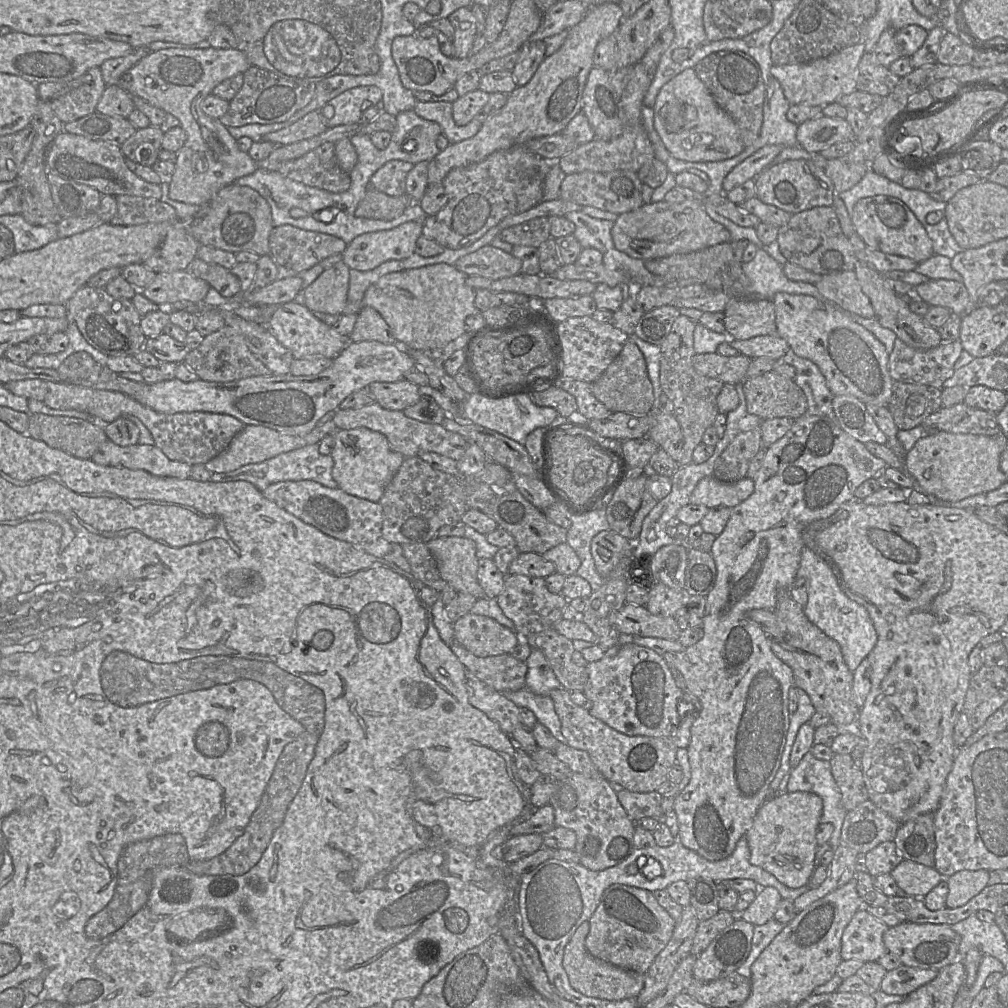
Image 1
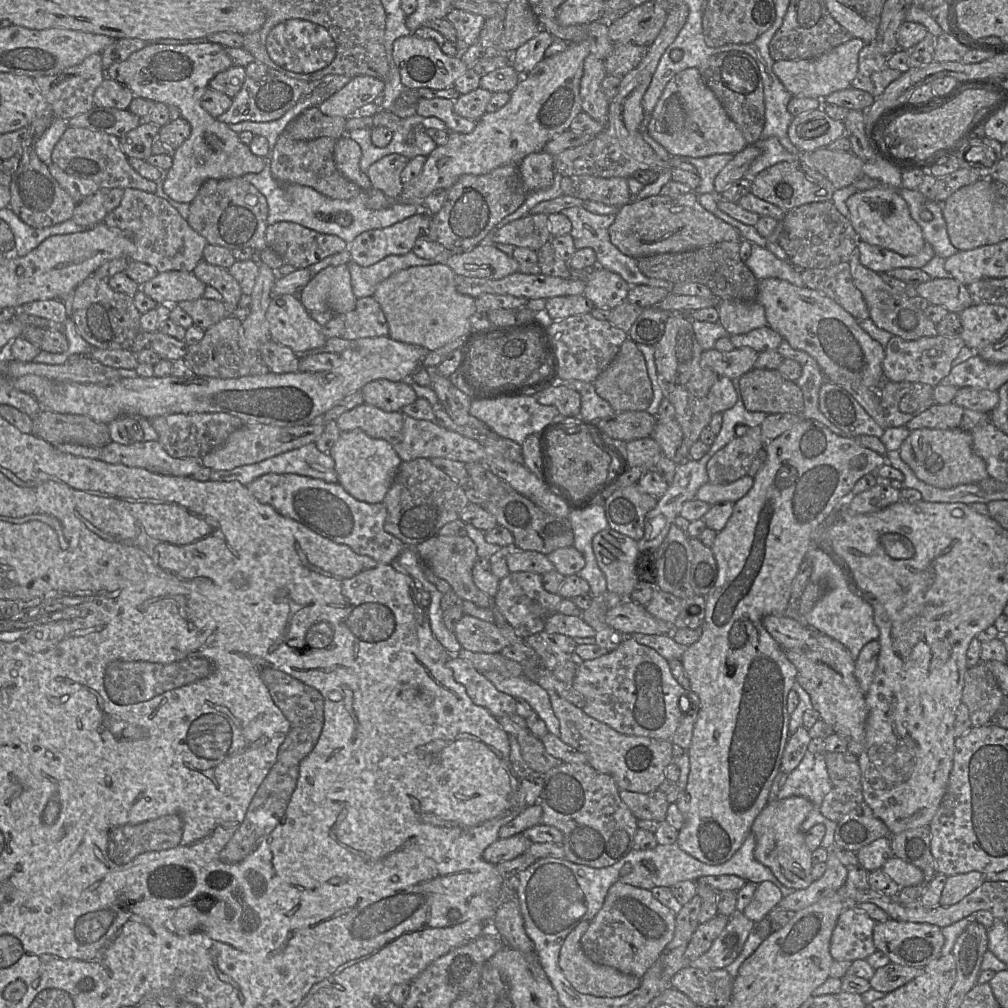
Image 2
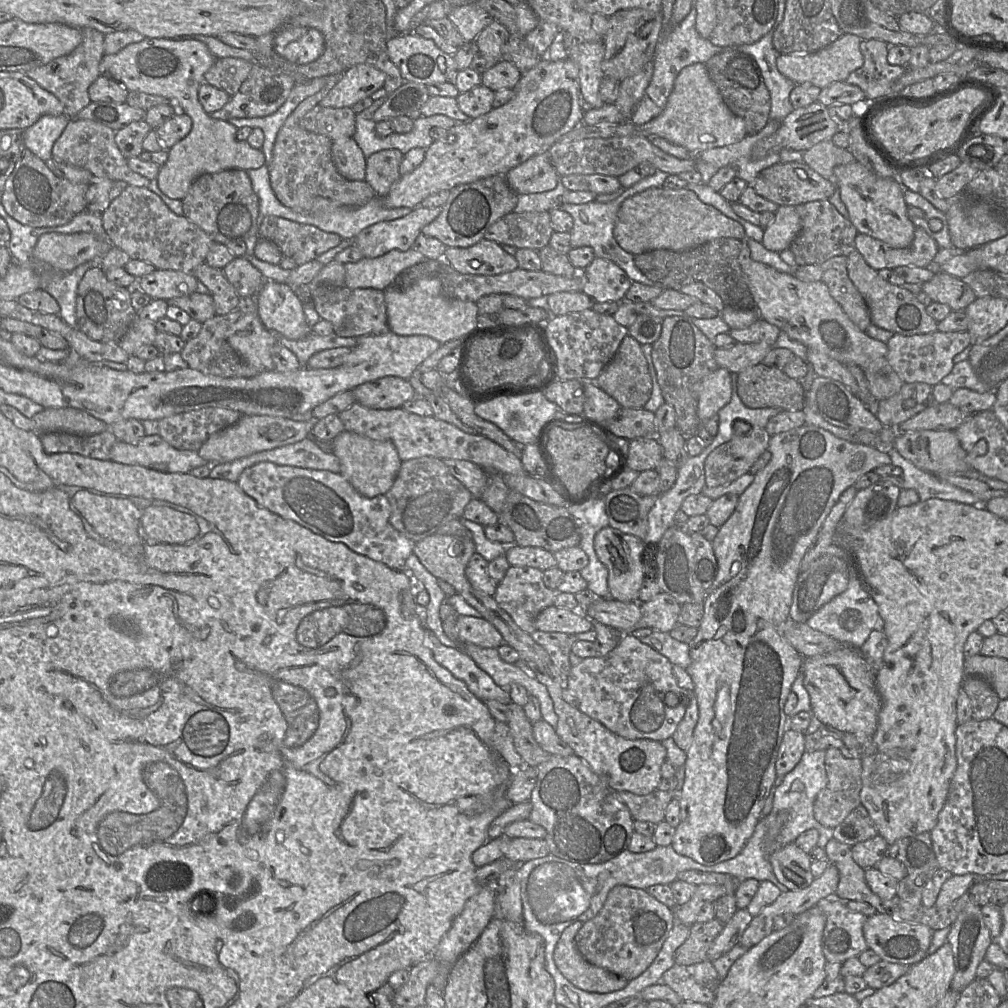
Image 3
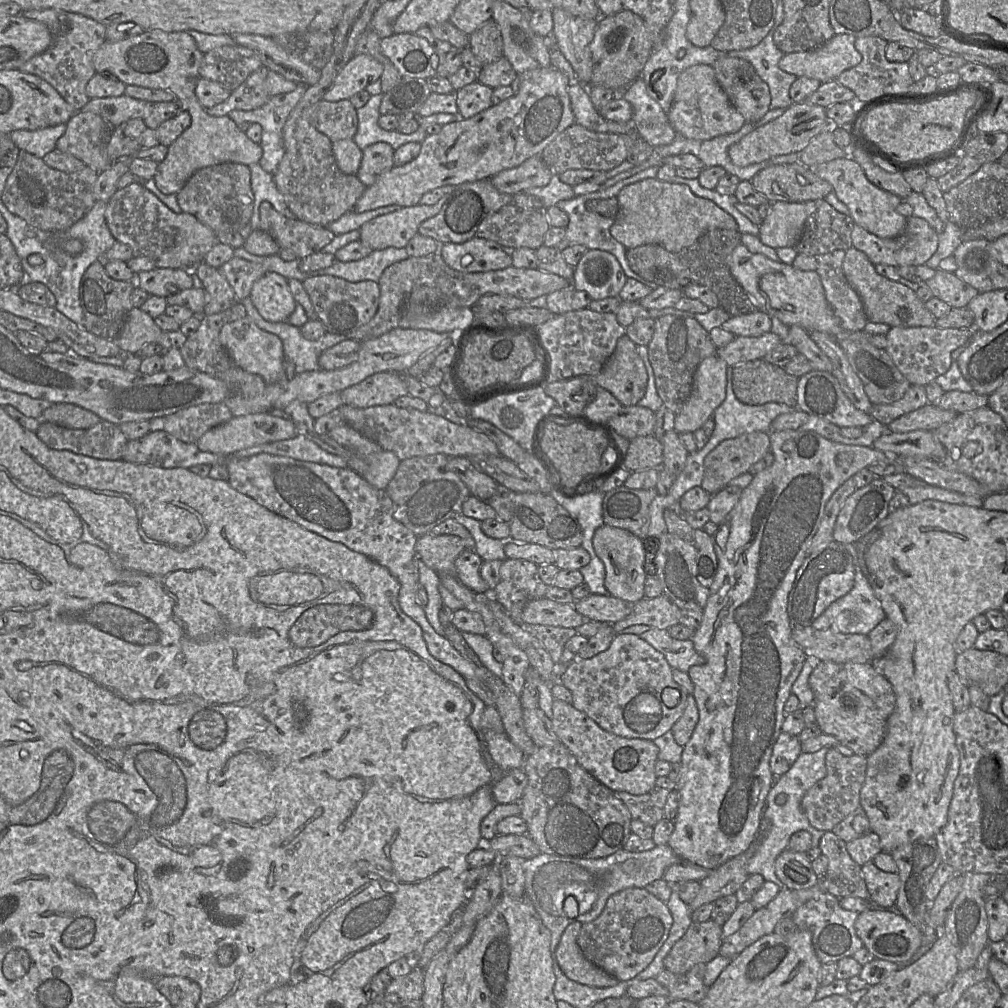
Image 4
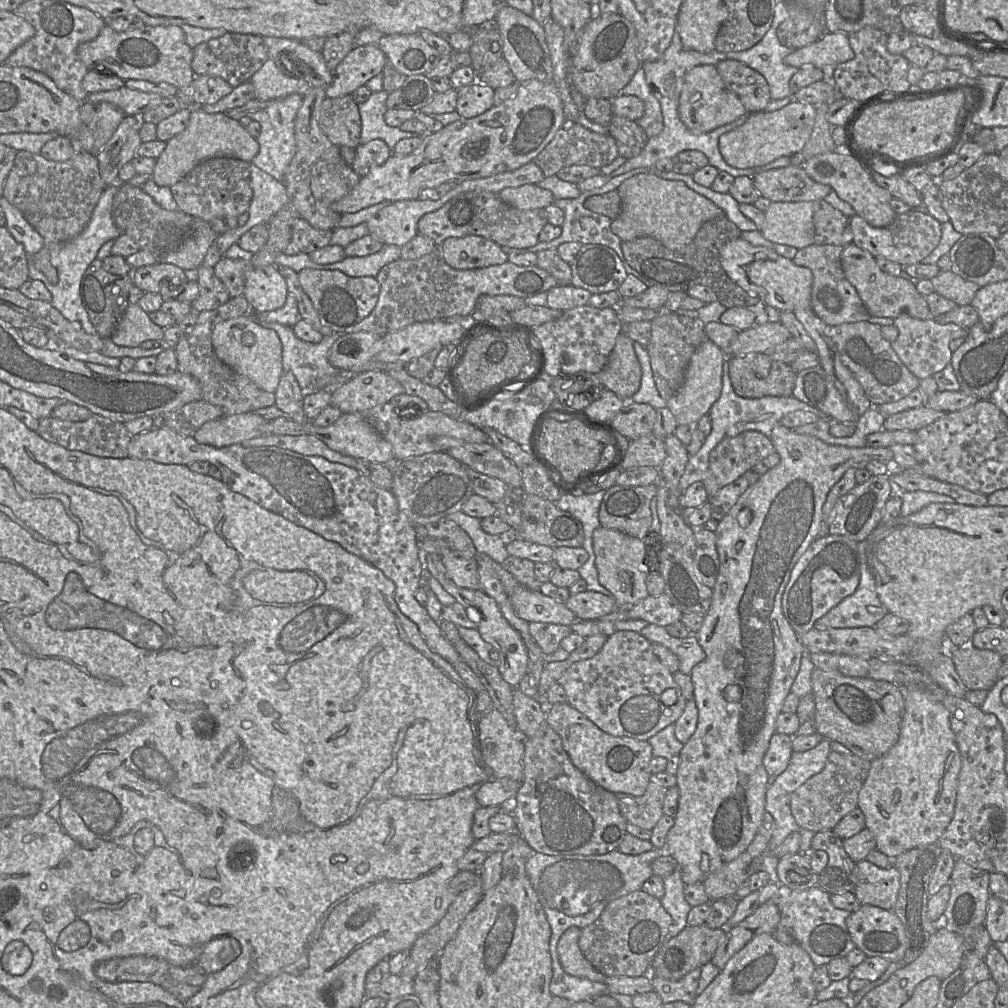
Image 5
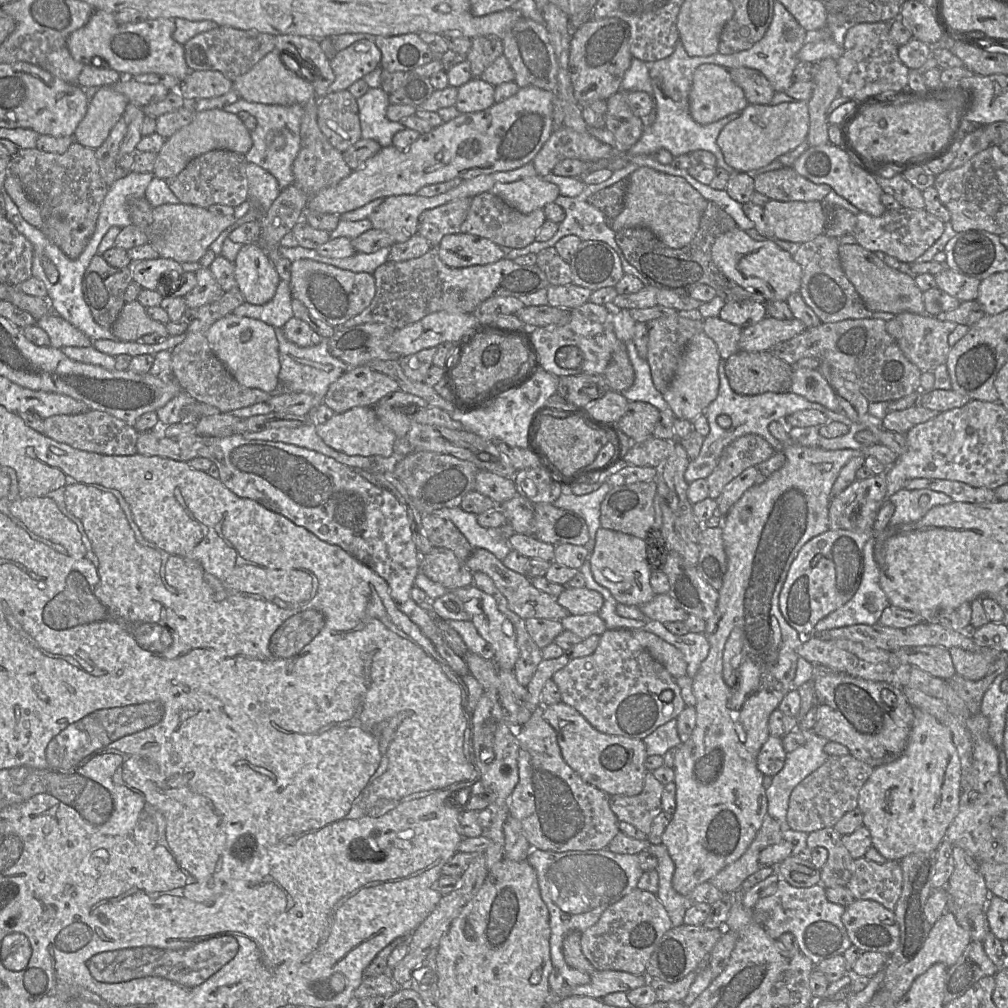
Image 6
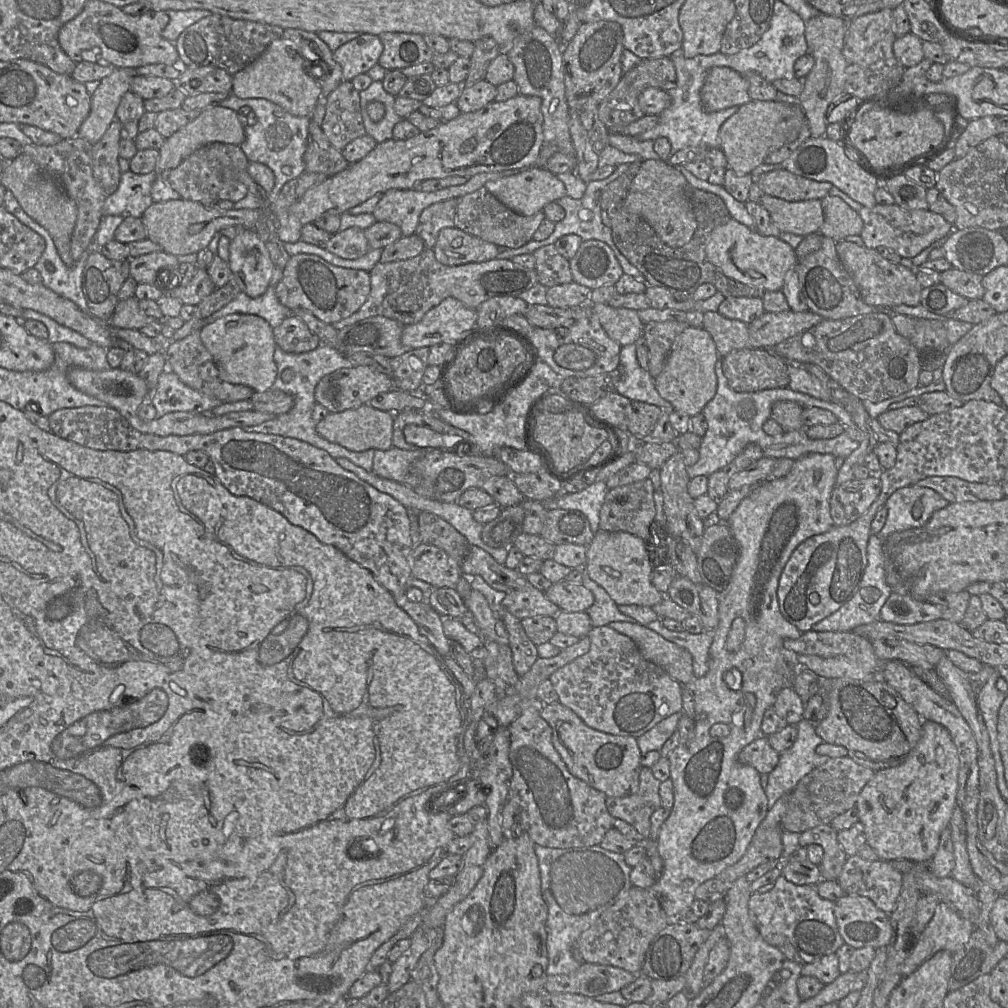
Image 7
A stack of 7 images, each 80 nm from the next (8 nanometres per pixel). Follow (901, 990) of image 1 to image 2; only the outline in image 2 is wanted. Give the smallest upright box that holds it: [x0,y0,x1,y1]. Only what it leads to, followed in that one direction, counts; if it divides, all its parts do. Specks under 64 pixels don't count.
[869,963,923,993]

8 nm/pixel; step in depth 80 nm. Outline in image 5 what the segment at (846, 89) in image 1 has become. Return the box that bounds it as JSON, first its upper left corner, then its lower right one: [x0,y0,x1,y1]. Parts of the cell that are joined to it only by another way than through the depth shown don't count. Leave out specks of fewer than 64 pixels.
[783,32,854,79]

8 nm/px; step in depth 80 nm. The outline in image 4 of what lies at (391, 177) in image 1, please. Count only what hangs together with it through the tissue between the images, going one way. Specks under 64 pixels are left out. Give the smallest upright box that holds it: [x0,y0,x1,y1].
[356,142,394,187]

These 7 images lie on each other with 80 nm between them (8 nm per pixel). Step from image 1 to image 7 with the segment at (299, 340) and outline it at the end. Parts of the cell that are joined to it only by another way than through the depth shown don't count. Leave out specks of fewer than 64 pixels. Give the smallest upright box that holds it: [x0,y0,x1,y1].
[229,229,275,298]

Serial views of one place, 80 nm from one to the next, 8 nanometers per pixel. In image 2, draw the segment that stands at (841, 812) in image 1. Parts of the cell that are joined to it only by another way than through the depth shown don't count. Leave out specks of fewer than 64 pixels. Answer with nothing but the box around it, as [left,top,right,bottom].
[777,751,837,849]

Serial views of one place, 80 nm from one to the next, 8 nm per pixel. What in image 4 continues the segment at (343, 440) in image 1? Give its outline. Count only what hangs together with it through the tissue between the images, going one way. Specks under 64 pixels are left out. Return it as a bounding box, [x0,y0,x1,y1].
[361,450,400,489]

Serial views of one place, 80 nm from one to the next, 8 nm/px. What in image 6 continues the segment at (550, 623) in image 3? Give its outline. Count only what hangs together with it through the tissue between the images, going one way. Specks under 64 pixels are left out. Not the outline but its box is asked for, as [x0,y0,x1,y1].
[465,549,570,621]

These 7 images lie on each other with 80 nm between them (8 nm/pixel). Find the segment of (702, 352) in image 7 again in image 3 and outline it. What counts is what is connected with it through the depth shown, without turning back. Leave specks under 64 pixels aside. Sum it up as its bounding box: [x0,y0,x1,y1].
[697,367,732,424]

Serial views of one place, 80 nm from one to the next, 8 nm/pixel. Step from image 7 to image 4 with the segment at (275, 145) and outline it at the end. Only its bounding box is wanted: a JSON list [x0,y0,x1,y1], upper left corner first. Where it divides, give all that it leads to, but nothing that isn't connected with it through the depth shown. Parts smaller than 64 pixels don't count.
[228,85,308,174]

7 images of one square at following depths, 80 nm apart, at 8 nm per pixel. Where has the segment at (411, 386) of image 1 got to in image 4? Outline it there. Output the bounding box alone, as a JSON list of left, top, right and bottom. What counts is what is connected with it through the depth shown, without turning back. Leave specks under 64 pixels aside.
[340,372,408,408]

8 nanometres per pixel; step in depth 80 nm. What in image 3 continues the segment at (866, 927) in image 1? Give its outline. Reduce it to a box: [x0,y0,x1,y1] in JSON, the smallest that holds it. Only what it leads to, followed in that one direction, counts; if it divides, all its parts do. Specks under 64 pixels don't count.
[816,897,869,963]

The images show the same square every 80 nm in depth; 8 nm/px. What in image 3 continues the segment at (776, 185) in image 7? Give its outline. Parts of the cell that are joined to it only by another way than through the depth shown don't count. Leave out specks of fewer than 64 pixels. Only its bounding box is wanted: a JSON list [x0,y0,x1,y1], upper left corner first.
[752,162,836,206]

